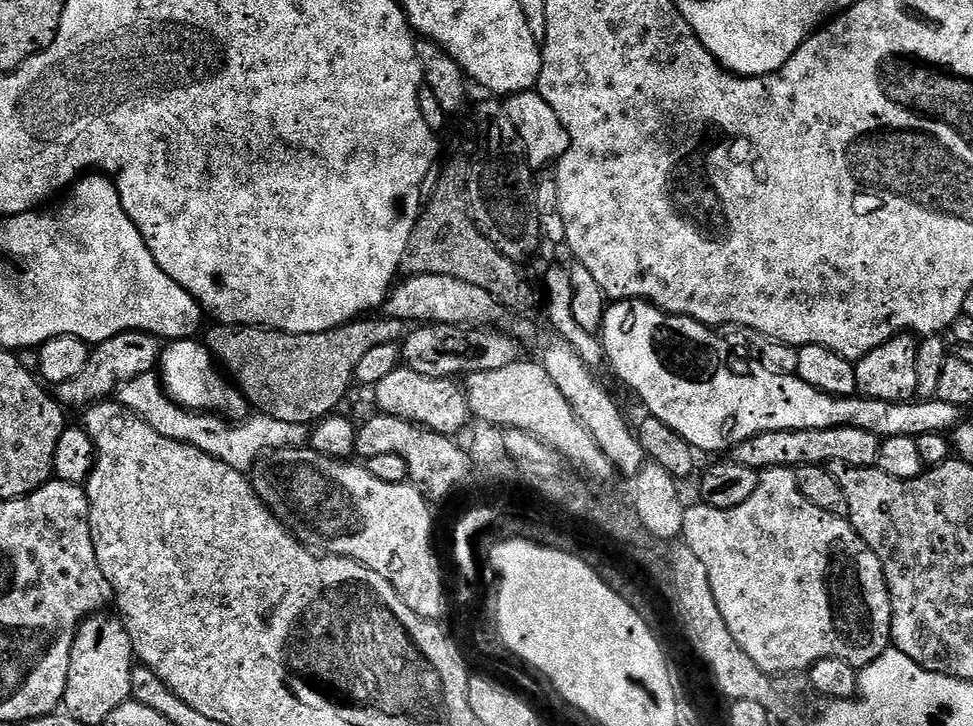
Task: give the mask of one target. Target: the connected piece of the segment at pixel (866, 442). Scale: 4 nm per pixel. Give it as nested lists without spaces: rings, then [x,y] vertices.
[[[828,428],[825,432],[767,432],[736,445],[731,449],[730,456],[733,456],[732,460],[739,467],[751,470],[795,470],[805,466],[832,466],[835,460],[860,468],[867,459],[877,459],[878,440],[869,432],[846,428]]]

